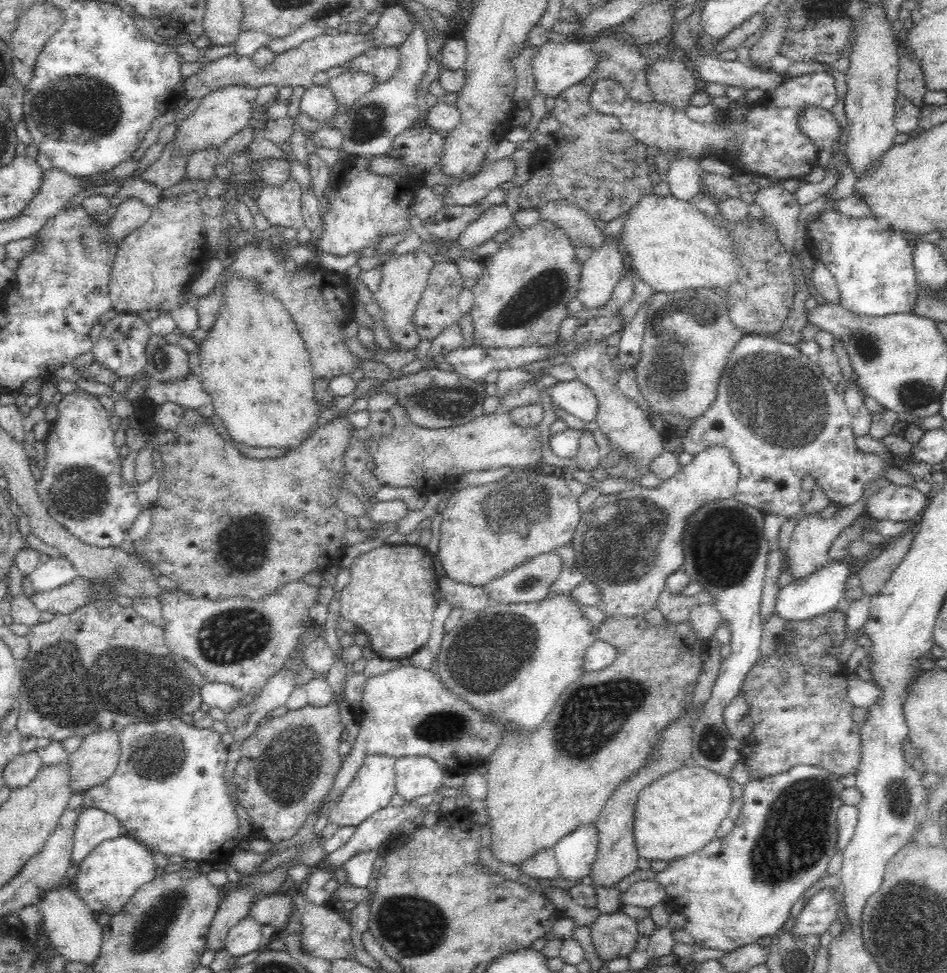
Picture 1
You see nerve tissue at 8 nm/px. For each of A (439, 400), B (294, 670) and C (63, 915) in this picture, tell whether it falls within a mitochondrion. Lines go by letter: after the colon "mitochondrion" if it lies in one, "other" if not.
A: mitochondrion
B: other
C: other

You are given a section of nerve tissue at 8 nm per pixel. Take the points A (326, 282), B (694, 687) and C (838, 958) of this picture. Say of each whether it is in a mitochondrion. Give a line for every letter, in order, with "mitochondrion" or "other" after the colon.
A: other
B: other
C: other

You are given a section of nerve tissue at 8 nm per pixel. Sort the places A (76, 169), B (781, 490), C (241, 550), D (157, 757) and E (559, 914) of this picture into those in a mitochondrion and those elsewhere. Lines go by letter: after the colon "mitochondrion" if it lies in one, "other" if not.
A: other
B: other
C: mitochondrion
D: mitochondrion
E: other

